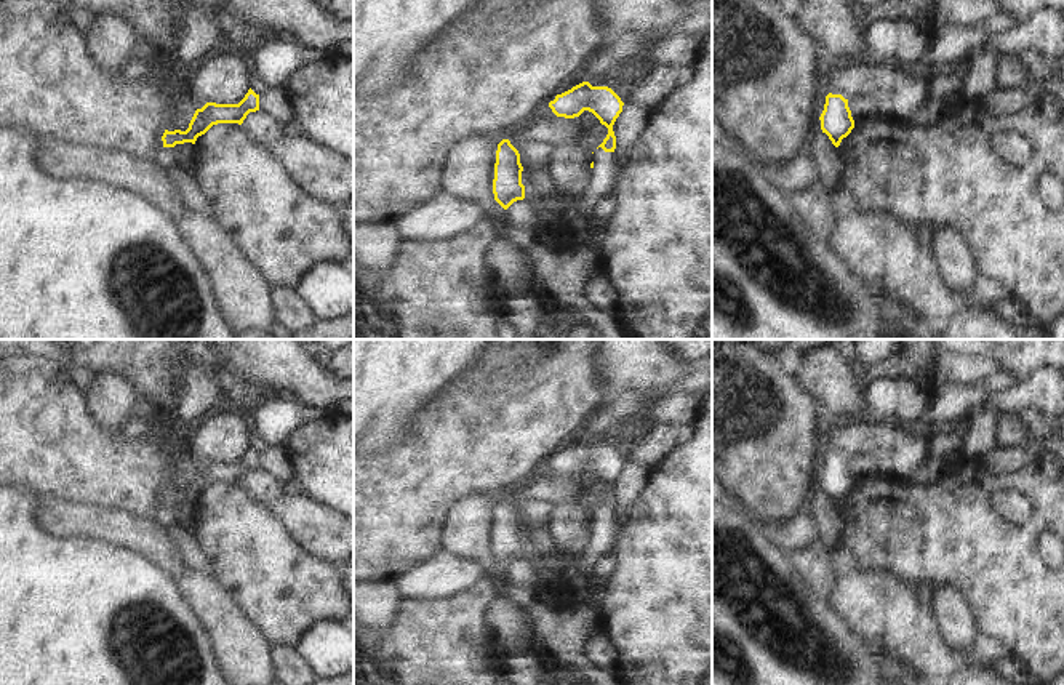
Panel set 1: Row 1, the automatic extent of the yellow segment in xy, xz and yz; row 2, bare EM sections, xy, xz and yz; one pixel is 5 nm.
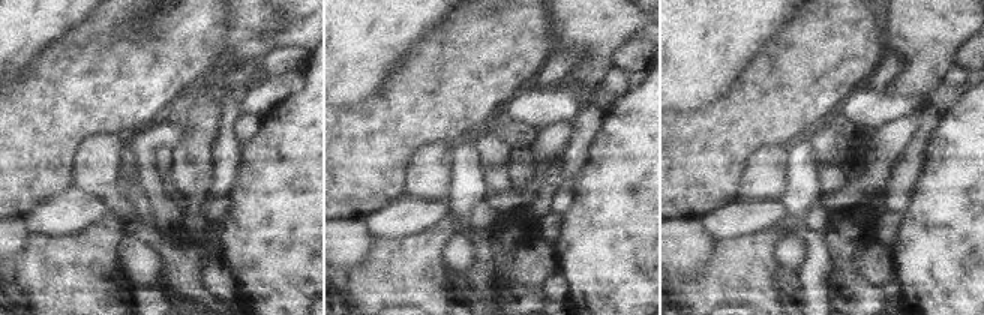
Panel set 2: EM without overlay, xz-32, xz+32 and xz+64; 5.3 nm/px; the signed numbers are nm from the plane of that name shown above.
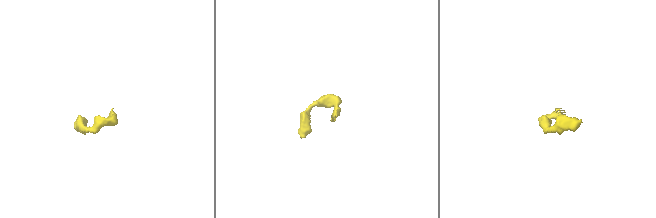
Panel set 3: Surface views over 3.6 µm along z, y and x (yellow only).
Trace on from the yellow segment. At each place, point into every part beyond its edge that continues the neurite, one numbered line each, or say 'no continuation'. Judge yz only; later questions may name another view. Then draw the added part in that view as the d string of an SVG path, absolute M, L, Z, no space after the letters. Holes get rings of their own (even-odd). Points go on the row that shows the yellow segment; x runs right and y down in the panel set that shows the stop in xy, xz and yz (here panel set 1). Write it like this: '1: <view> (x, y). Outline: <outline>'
no continuation

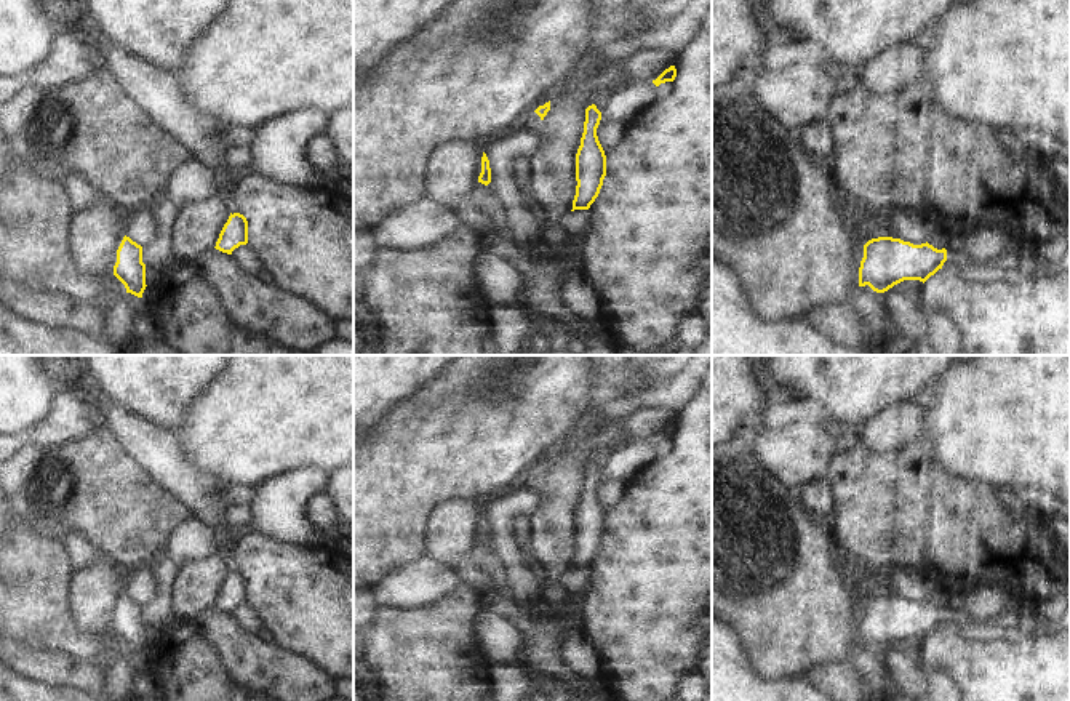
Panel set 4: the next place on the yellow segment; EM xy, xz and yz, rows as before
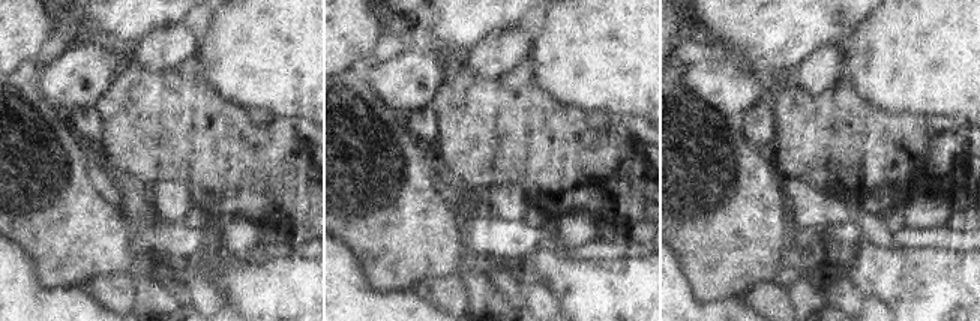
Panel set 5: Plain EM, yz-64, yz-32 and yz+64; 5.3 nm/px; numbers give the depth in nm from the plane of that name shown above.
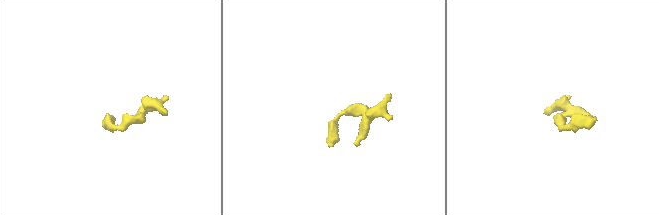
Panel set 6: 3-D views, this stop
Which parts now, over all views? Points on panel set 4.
1: yz (960, 258). Outline: M948 251L947 261L960 266L969 266L969 258L964 251Z

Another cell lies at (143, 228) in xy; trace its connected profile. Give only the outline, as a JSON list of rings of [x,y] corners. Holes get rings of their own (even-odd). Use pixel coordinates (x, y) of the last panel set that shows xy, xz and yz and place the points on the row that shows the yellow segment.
[[[139,210],[126,216],[125,235],[142,248],[154,245],[158,240],[160,229],[160,221],[154,210]]]

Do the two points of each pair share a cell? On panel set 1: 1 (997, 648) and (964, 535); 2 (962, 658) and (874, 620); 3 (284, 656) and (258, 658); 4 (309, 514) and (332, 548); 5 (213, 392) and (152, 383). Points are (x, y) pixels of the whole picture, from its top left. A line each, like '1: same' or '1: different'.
1: different
2: same
3: different
4: same
5: different

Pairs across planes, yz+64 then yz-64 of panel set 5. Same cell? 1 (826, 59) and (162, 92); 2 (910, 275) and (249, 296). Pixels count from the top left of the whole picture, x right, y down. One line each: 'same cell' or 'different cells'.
1: different cells
2: same cell

